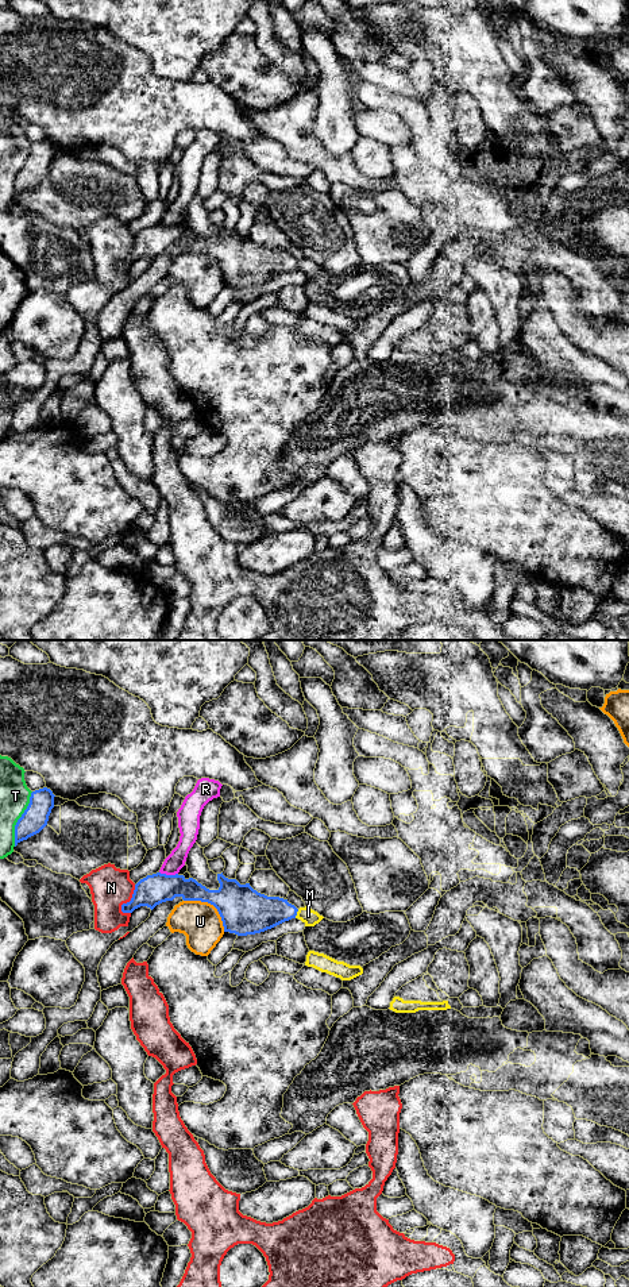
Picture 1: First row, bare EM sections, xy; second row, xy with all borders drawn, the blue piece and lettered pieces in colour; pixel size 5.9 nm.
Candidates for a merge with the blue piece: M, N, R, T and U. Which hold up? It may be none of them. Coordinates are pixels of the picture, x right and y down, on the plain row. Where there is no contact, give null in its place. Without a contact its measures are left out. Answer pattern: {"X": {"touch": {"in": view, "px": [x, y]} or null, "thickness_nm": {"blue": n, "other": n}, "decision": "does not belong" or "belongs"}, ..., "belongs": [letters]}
{"M": {"touch": {"in": "xy", "px": [296, 265]}, "thickness_nm": {"blue": 240, "other": 90}, "decision": "belongs"}, "N": {"touch": {"in": "xy", "px": [130, 253]}, "thickness_nm": {"blue": 180, "other": 240}, "decision": "does not belong"}, "R": {"touch": {"in": "xy", "px": [169, 227]}, "thickness_nm": {"blue": 180, "other": 110}, "decision": "does not belong"}, "T": {"touch": {"in": "xy", "px": [19, 170]}, "thickness_nm": {"blue": 150, "other": 180}, "decision": "does not belong"}, "U": {"touch": {"in": "xy", "px": [211, 255]}, "thickness_nm": {"blue": 280, "other": 240}, "decision": "does not belong"}, "belongs": ["M"]}

